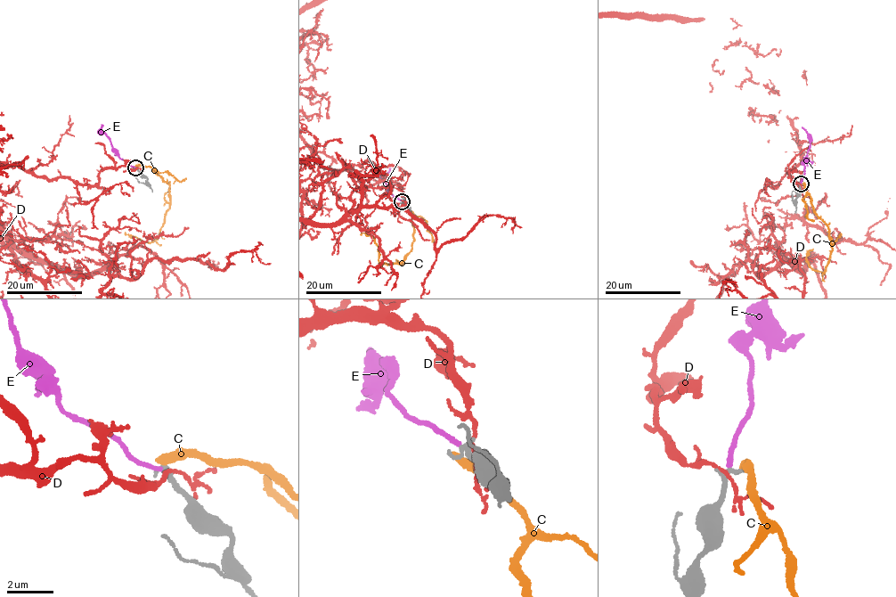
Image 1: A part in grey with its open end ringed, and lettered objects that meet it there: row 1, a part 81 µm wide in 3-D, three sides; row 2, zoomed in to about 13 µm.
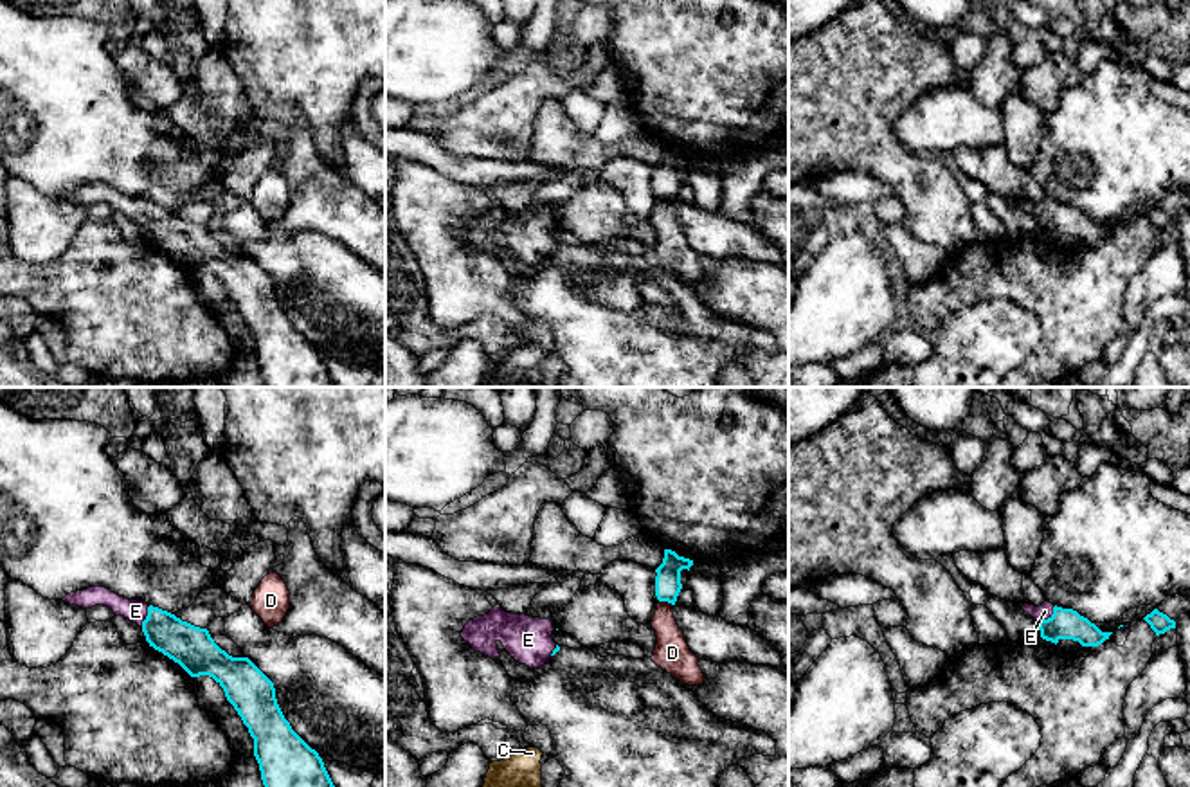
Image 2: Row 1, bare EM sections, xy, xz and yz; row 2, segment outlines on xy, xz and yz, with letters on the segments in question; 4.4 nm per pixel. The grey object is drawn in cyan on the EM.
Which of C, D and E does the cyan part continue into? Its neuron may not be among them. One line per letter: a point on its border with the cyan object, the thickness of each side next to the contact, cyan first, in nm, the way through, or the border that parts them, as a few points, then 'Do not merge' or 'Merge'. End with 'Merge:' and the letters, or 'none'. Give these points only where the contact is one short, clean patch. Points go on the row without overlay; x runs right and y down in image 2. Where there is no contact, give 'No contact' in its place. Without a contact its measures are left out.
C: No contact. Do not merge
D: Touches cyan at xz (667, 197). Thickness 120 nm (cyan) against 160 nm. Boundary: xz (659, 197), (672, 200). Do not merge
E: Touches cyan at yz (1048, 215). Thickness 140 nm (cyan) against 70 nm. Path across: yz (1064, 220), (1055, 220), (1048, 215), (1045, 208). Merge
Merge: E

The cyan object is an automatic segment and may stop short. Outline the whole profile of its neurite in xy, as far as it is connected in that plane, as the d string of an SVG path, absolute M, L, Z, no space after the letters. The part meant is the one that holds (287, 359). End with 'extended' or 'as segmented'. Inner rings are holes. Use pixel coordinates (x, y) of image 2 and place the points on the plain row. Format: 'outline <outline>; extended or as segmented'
outline M88 184L63 194L70 202L104 202L137 220L149 243L178 259L191 274L209 272L225 288L254 335L254 353L266 387L338 387L322 355L284 315L274 279L248 256L221 247L207 225L106 184Z; extended

